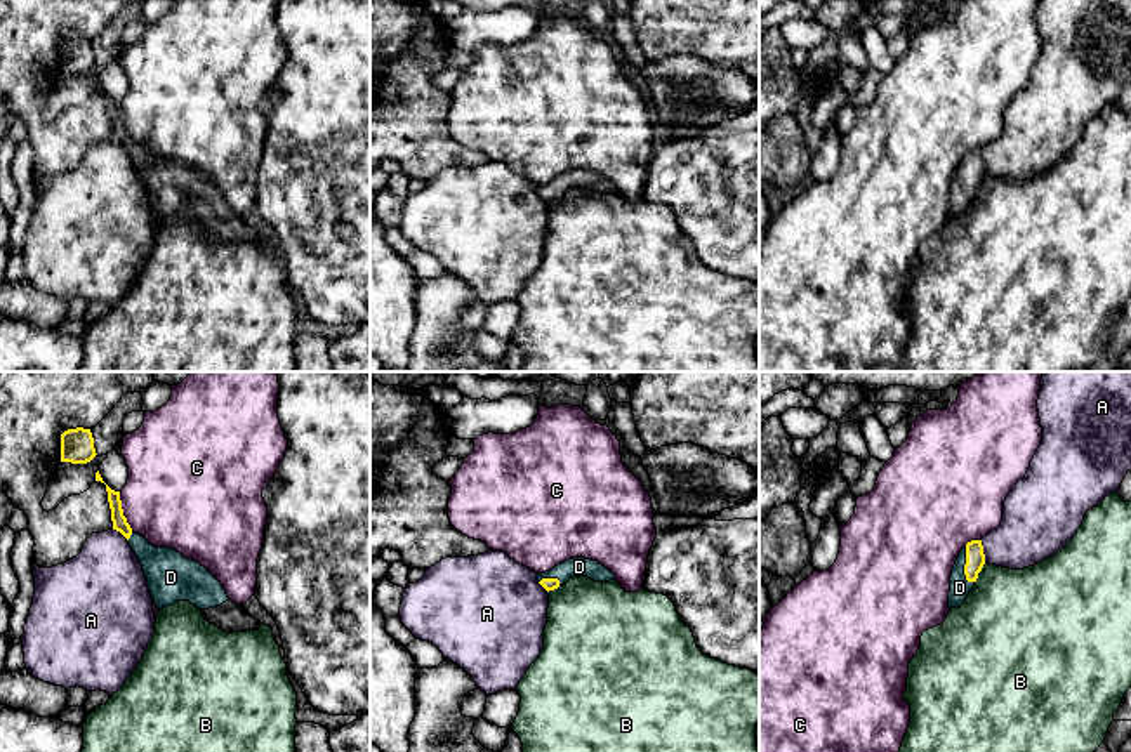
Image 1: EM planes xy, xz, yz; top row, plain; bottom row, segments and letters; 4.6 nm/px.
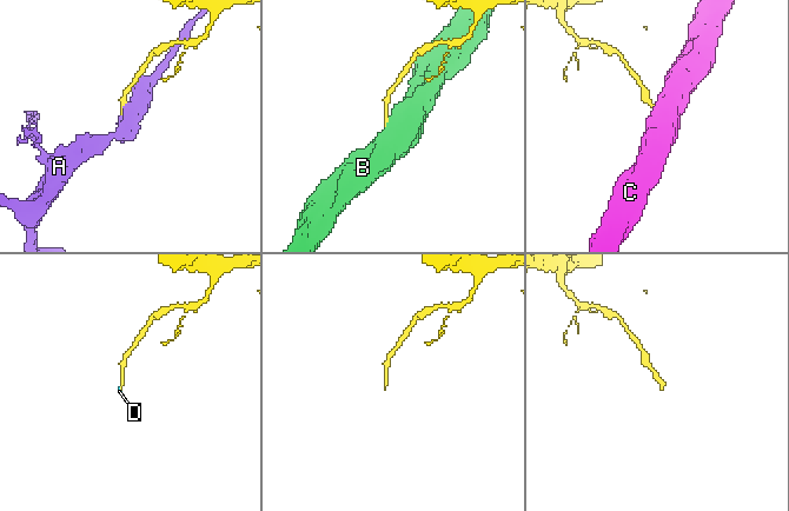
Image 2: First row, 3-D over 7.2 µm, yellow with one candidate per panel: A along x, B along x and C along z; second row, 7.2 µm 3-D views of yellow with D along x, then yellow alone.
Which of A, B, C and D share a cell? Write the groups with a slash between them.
A / B C / D

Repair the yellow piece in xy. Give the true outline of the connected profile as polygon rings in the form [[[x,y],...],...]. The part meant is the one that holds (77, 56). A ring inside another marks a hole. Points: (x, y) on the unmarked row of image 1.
[[[76,38],[61,45],[61,73],[87,75],[96,66],[90,40]]]

